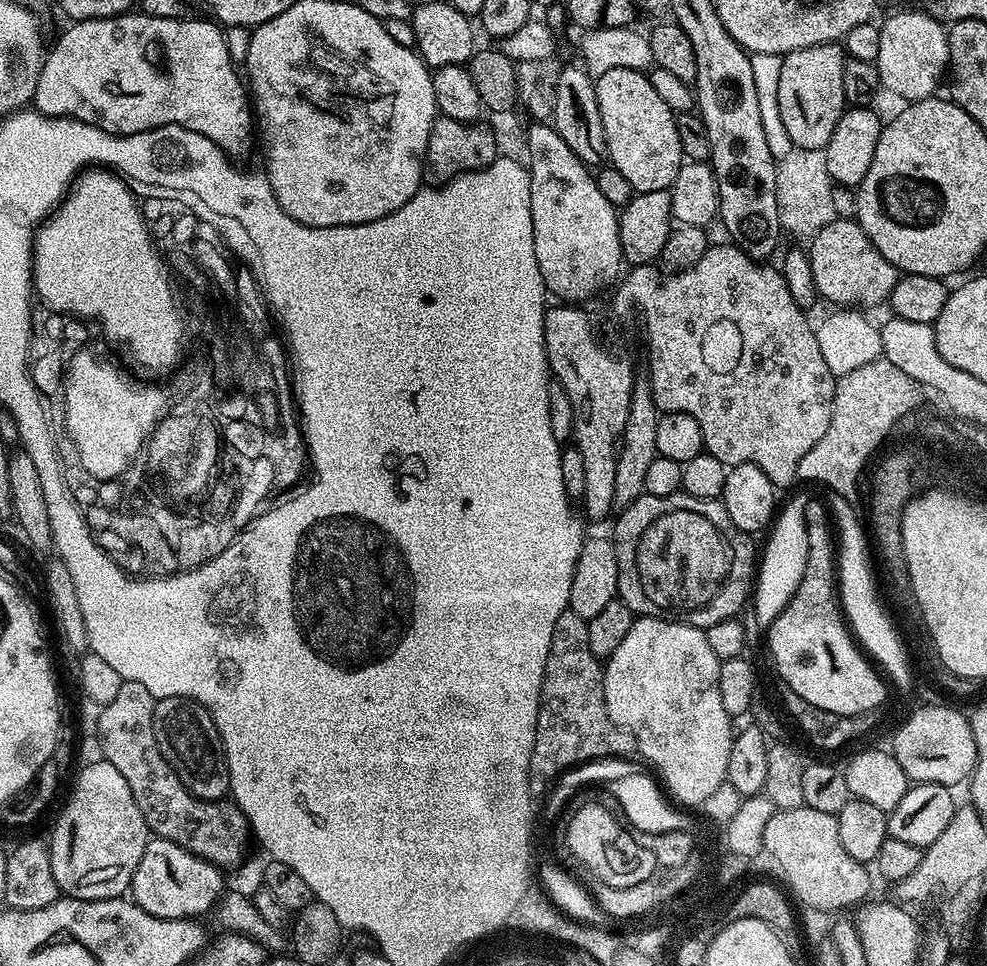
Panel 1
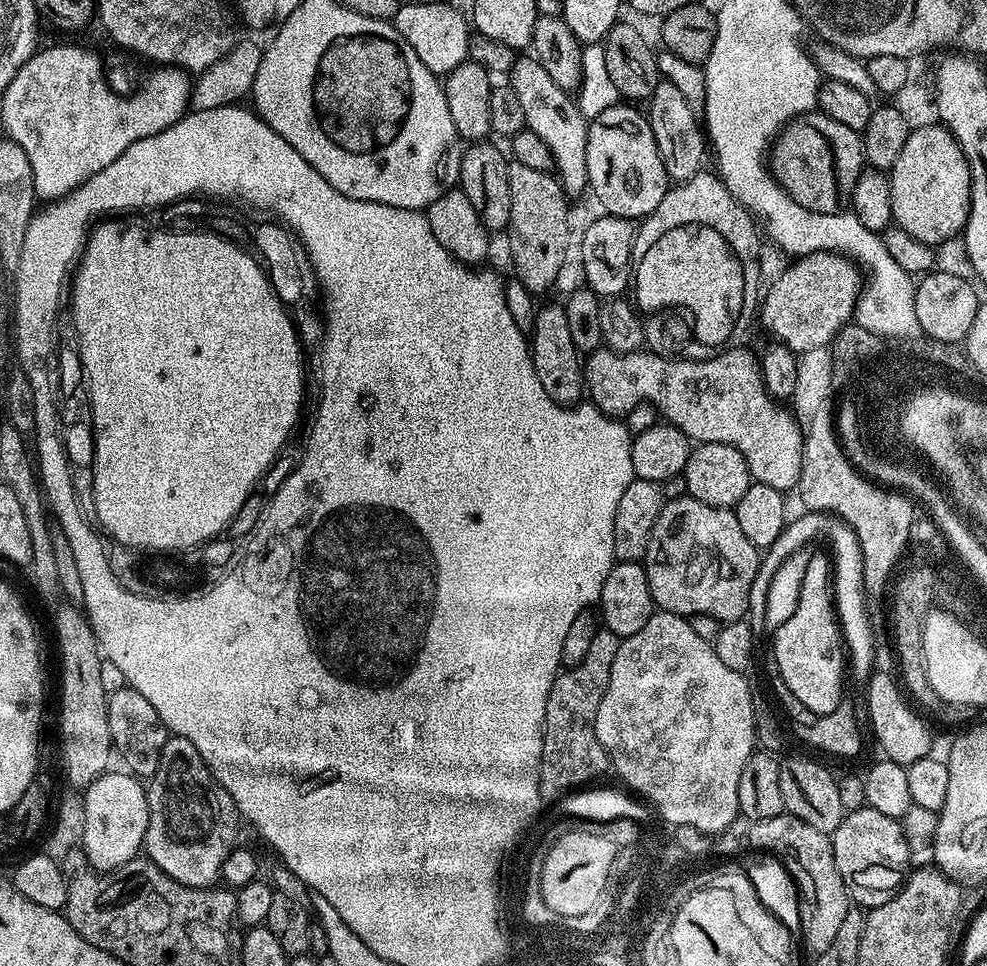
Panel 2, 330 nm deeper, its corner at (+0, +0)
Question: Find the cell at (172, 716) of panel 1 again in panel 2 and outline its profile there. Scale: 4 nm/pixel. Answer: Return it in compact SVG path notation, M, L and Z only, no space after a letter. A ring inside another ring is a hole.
M169 735L167 742L162 746L158 770L150 777L150 783L147 785L146 791L148 794L148 829L144 835L143 851L146 853L147 859L153 860L167 876L174 878L180 884L185 884L191 888L213 887L221 879L226 858L232 852L233 848L237 847L236 820L238 821L238 813L236 803L232 801L230 794L225 788L212 776L212 771L206 766L202 754L198 754L198 746L194 746L194 742L190 742L190 738Z

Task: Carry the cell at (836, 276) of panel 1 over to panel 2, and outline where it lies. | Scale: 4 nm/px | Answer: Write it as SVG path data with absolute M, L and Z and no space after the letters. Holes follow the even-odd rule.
M812 252L809 256L802 256L791 261L792 265L789 266L788 269L785 270L784 273L781 274L780 277L777 278L776 281L773 282L772 285L767 288L762 296L762 316L764 312L764 324L769 328L770 331L773 332L775 339L779 341L781 344L788 345L789 348L792 349L793 352L797 354L801 354L806 351L814 350L815 348L827 348L829 345L833 343L833 340L836 339L836 336L839 334L841 328L844 325L847 325L849 321L853 319L855 310L856 310L856 302L860 299L862 293L862 272L859 267L849 257L838 253L838 252Z

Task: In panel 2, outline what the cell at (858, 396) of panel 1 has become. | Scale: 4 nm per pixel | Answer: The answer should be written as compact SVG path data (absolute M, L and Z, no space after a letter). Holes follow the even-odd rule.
M832 408L819 410L812 424L812 435L804 437L802 470L794 495L800 499L804 512L835 513L852 528L862 550L864 595L869 601L882 599L884 592L886 596L889 568L907 535L909 507L899 496L884 495L867 486L865 475L861 475L844 455L834 427Z

